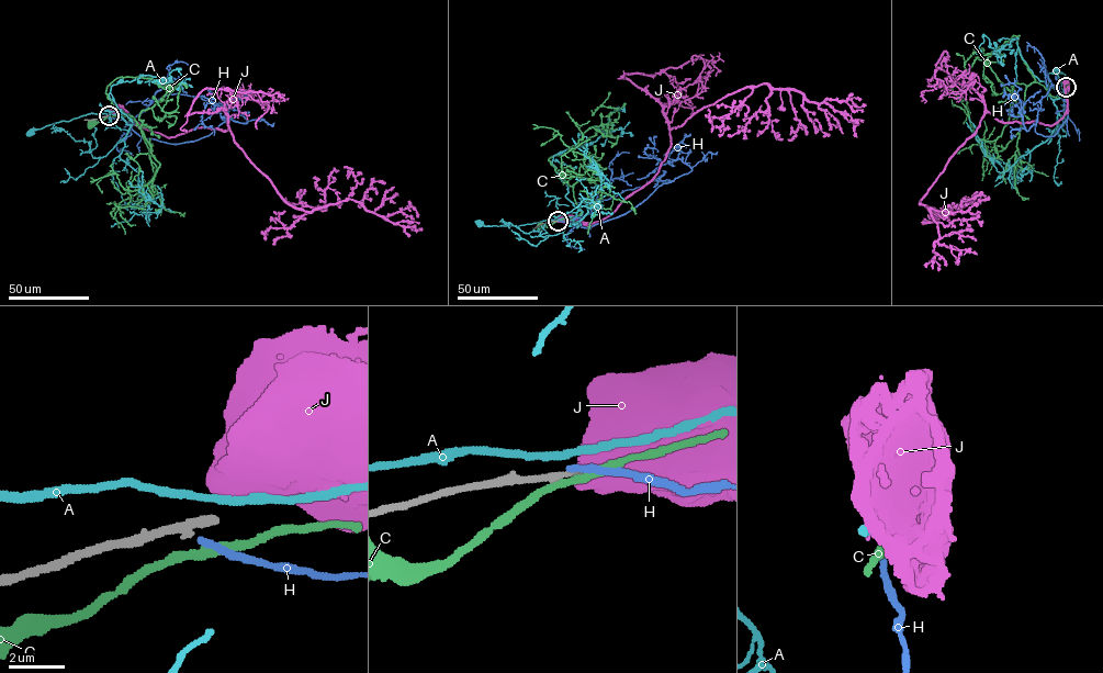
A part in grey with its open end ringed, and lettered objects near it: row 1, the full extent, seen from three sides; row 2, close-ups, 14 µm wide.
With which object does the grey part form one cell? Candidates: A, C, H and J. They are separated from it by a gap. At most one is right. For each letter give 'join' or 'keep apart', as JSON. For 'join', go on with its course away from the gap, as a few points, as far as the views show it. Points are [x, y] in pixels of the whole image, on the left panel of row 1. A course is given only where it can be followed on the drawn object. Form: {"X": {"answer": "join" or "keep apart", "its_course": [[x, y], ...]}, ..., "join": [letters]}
{"A": {"answer": "keep apart"}, "C": {"answer": "keep apart"}, "H": {"answer": "keep apart"}, "J": {"answer": "keep apart"}, "join": []}

